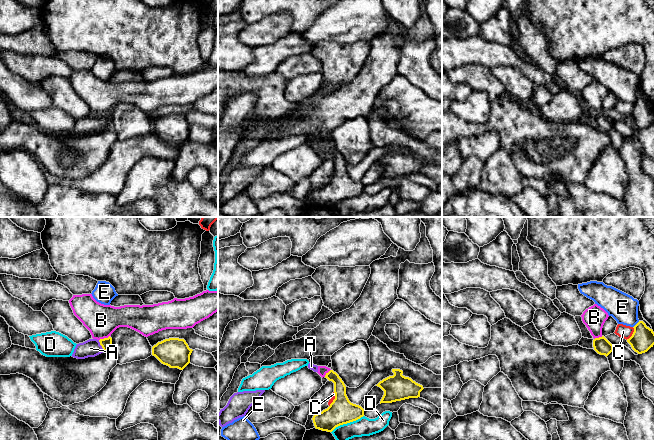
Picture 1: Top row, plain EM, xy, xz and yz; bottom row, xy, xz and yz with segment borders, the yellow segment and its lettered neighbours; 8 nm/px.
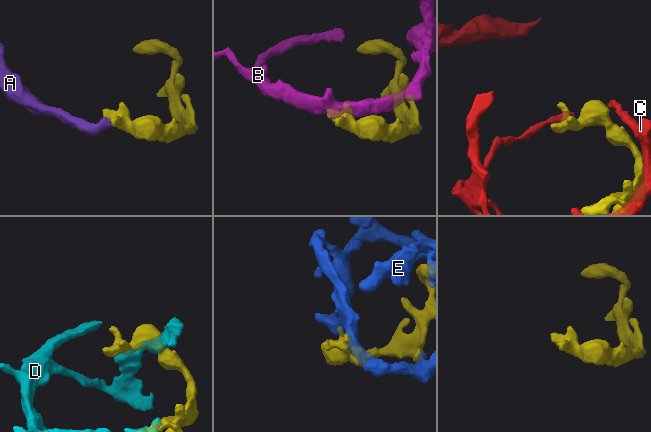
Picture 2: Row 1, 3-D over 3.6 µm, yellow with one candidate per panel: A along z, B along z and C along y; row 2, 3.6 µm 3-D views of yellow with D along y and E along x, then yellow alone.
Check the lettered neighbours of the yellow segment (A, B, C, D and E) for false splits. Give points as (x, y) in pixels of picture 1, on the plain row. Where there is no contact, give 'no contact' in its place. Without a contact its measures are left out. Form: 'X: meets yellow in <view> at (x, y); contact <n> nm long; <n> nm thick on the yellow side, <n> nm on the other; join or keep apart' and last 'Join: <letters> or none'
A: meets yellow in xy at (101, 121); contact 110 nm long; 90 nm thick on the yellow side, 140 nm on the other; join
B: meets yellow in xy at (104, 114); contact 100 nm long; 90 nm thick on the yellow side, 260 nm on the other; keep apart
C: meets yellow in yz at (632, 110); contact 120 nm long; 190 nm thick on the yellow side, 110 nm on the other; keep apart
D: meets yellow in xz at (347, 198); contact 300 nm long; 220 nm thick on the yellow side, 150 nm on the other; keep apart
E: meets yellow in yz at (636, 100); contact 80 nm long; 190 nm thick on the yellow side, 220 nm on the other; keep apart
Join: A

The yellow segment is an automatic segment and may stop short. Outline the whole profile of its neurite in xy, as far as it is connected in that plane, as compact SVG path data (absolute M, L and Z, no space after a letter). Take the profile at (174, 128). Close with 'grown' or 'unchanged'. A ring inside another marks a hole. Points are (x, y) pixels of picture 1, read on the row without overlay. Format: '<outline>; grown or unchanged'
M169 114L152 123L152 131L170 144L183 146L190 139L192 125L184 115Z; unchanged

